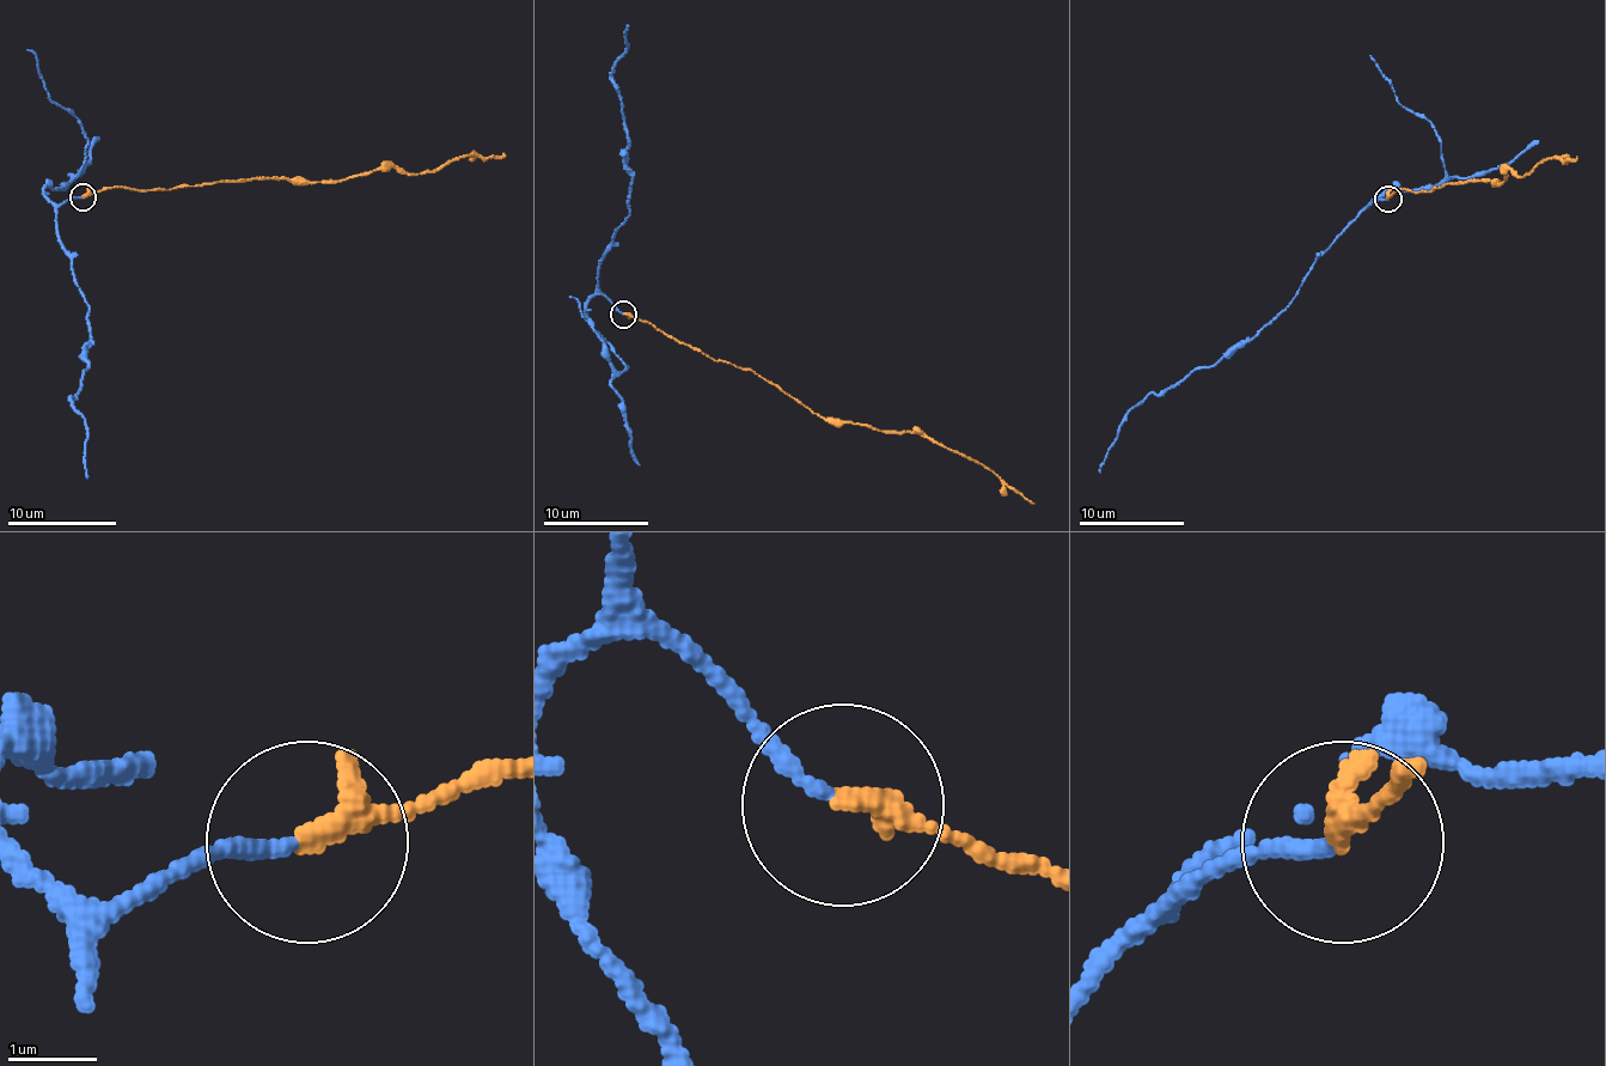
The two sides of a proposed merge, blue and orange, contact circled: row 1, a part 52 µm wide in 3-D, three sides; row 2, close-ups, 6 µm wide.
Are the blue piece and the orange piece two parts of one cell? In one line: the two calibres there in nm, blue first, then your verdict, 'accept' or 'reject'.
170/280 nm | accept

